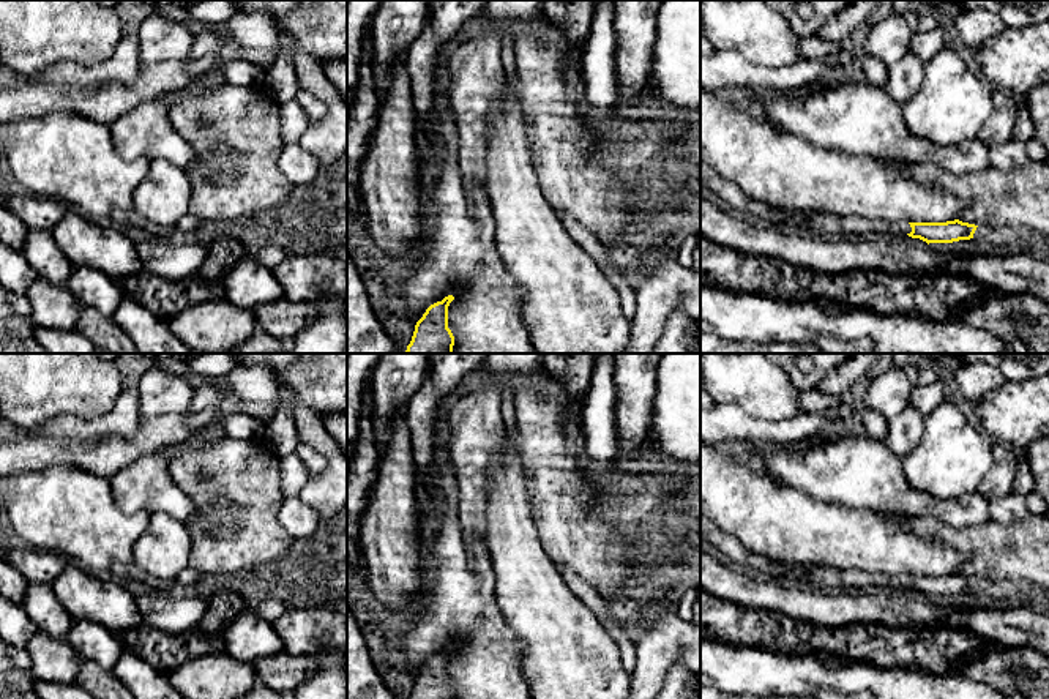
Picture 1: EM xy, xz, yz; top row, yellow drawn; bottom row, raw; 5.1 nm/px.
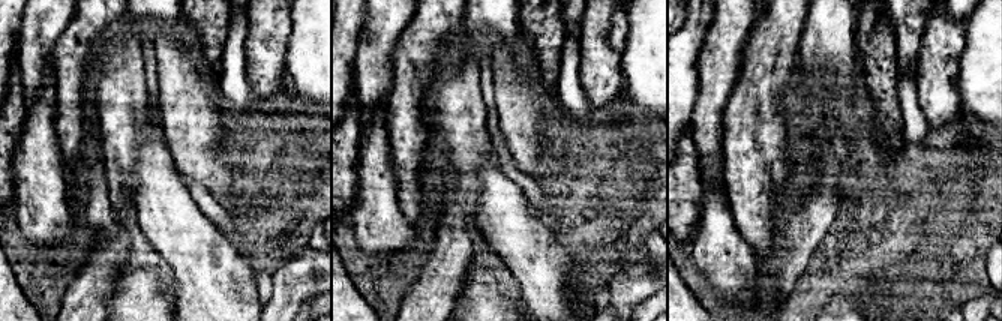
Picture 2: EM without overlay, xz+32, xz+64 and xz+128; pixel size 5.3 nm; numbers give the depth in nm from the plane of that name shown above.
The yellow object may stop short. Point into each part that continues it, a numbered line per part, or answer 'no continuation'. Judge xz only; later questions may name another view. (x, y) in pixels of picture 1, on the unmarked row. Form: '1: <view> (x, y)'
no continuation

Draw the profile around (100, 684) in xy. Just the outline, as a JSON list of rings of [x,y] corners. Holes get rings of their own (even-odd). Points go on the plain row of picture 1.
[[[85,660],[77,672],[76,683],[93,699],[134,699],[131,691],[98,663]]]

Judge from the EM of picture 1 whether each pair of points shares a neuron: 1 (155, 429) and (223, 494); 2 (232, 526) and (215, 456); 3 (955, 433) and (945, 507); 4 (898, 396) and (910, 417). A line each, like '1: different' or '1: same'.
1: different
2: same
3: different
4: different

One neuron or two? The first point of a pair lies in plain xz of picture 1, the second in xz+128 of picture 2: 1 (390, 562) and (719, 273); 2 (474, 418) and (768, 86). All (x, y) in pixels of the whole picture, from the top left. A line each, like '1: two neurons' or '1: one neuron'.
1: one neuron
2: two neurons

